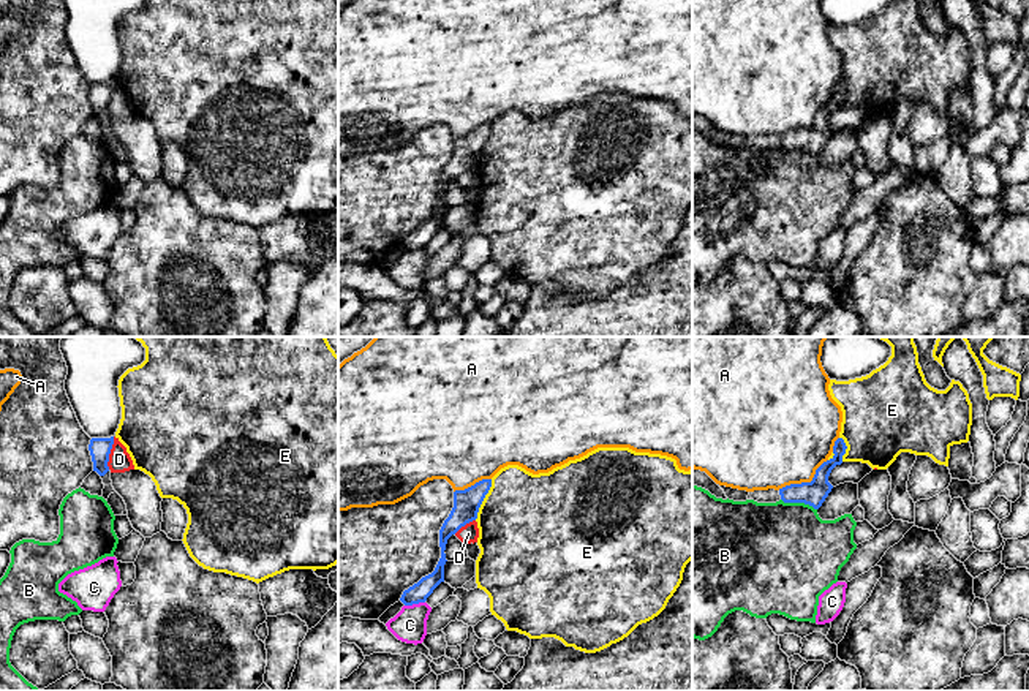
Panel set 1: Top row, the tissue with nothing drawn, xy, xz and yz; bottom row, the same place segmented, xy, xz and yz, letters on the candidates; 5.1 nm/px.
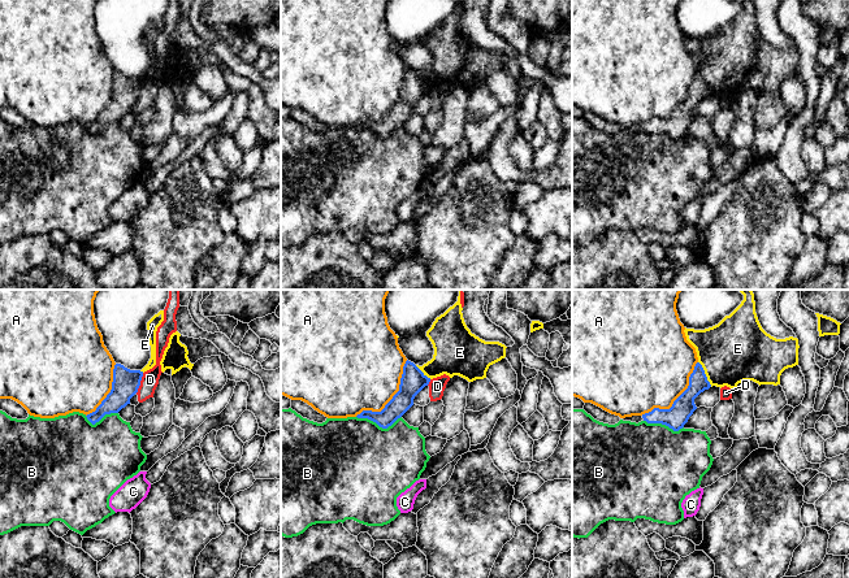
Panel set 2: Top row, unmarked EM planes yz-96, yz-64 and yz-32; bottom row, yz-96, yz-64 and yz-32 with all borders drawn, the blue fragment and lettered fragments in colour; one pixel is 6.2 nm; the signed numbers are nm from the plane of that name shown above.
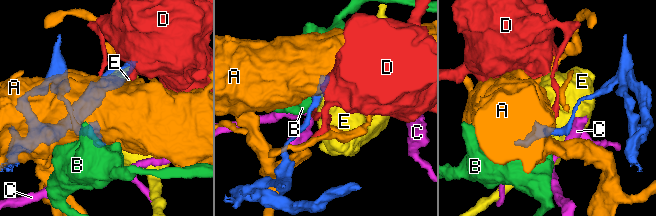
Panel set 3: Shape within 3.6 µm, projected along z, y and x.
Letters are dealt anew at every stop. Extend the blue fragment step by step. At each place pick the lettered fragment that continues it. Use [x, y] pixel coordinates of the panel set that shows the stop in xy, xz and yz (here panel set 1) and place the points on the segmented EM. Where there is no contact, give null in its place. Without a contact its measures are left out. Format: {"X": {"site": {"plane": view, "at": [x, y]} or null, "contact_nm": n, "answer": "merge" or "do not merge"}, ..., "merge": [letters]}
{"A": {"site": {"plane": "yz", "at": [805, 483]}, "contact_nm": 300, "answer": "do not merge"}, "B": {"site": {"plane": "yz", "at": [799, 502]}, "contact_nm": 190, "answer": "do not merge"}, "C": {"site": {"plane": "xz", "at": [414, 603]}, "contact_nm": 110, "answer": "do not merge"}, "D": {"site": {"plane": "xy", "at": [109, 453]}, "contact_nm": 170, "answer": "do not merge"}, "E": {"site": {"plane": "xz", "at": [482, 500]}, "contact_nm": 220, "answer": "do not merge"}, "merge": []}

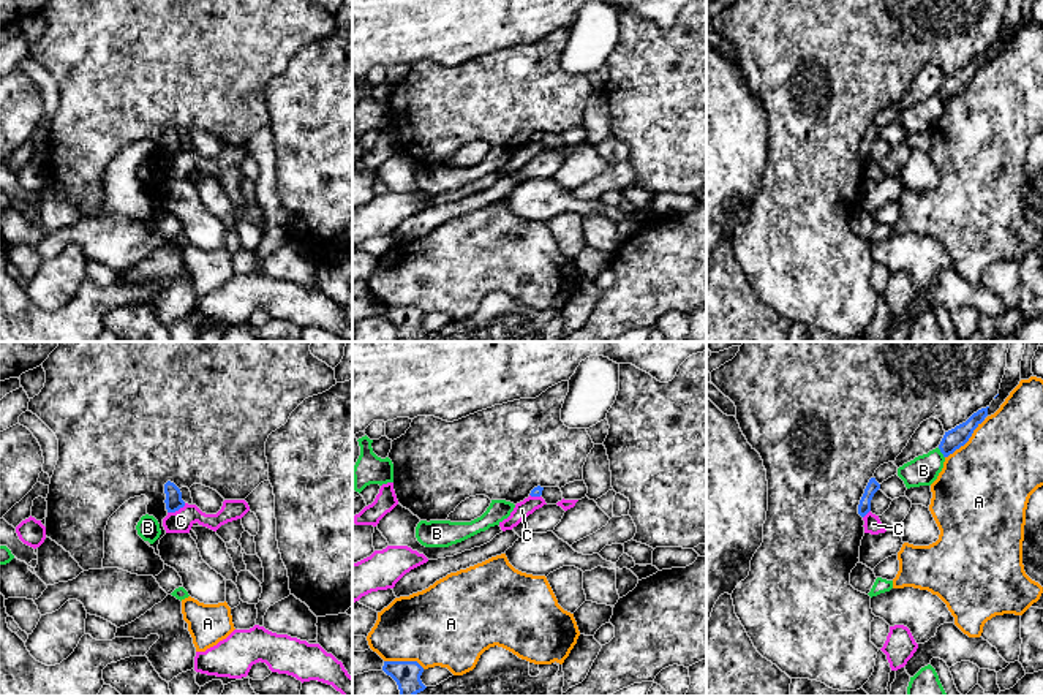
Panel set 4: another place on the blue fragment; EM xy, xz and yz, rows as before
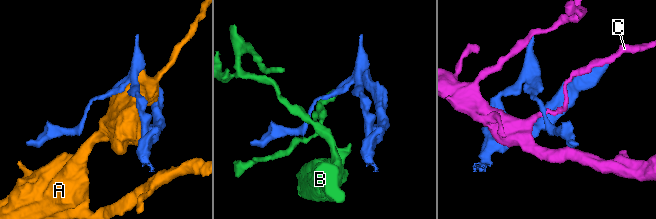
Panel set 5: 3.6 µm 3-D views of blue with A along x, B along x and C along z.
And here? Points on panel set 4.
{"A": {"site": {"plane": "yz", "at": [966, 442]}, "contact_nm": 280, "answer": "do not merge"}, "B": {"site": {"plane": "yz", "at": [941, 451]}, "contact_nm": 70, "answer": "do not merge"}, "C": {"site": {"plane": "xy", "at": [176, 510]}, "contact_nm": 110, "answer": "do not merge"}, "merge": []}

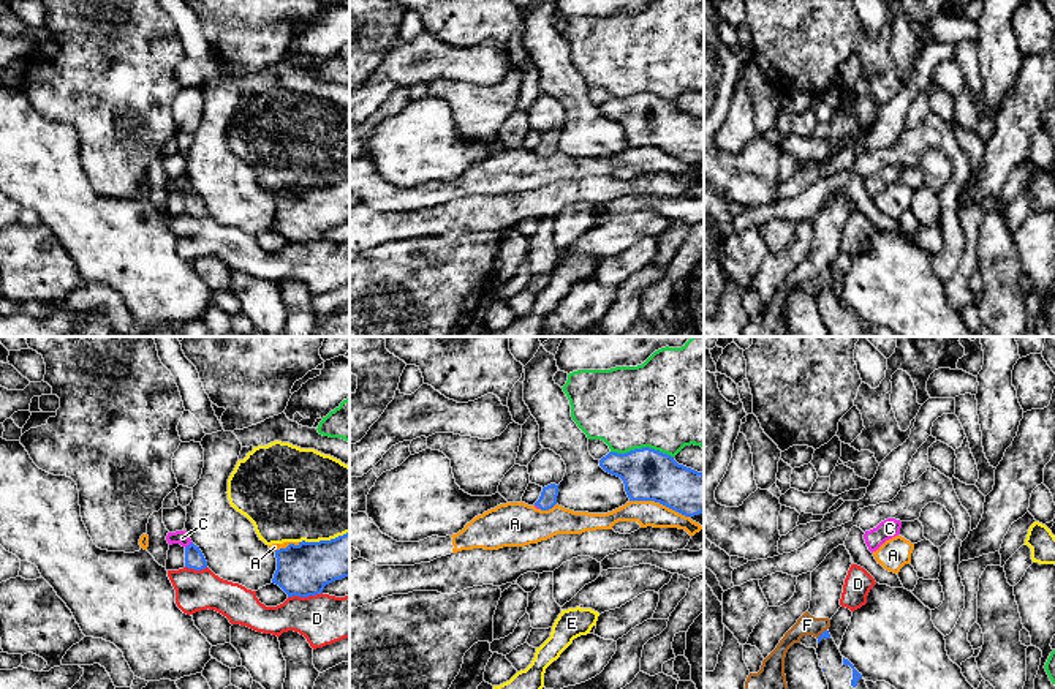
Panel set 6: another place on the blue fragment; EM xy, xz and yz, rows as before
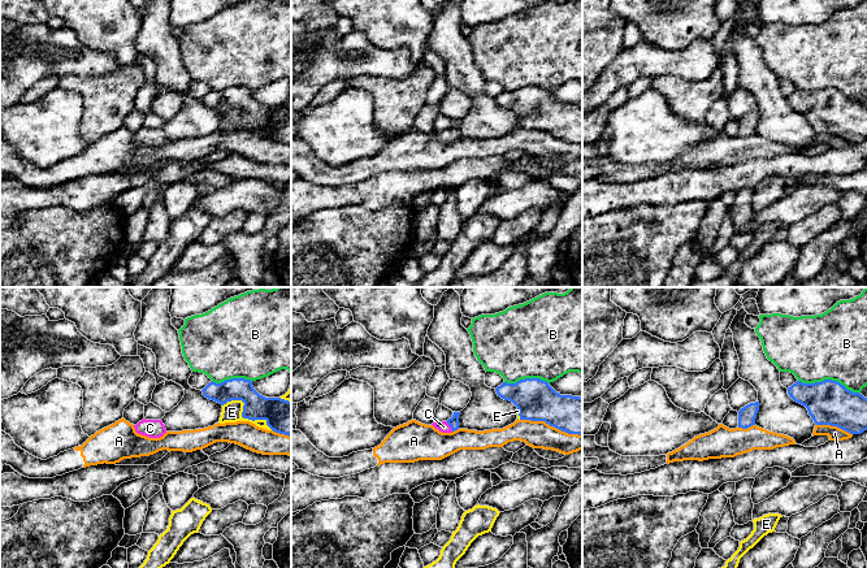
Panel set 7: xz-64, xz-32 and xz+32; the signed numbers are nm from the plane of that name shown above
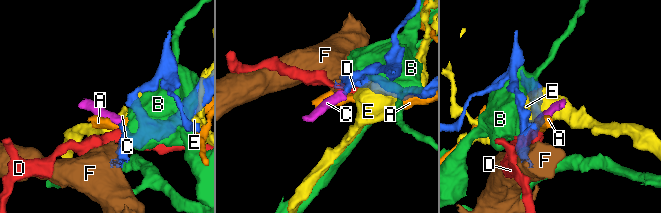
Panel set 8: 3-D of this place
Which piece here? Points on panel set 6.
{"A": {"site": {"plane": "xz", "at": [660, 503]}, "contact_nm": 320, "answer": "do not merge"}, "B": {"site": {"plane": "xz", "at": [642, 448]}, "contact_nm": 320, "answer": "do not merge"}, "C": {"site": {"plane": "xy", "at": [190, 544]}, "contact_nm": 50, "answer": "merge"}, "D": {"site": {"plane": "xy", "at": [304, 596]}, "contact_nm": 180, "answer": "do not merge"}, "E": {"site": {"plane": "xy", "at": [323, 541]}, "contact_nm": 260, "answer": "do not merge"}, "F": {"site": {"plane": "yz", "at": [823, 632]}, "contact_nm": 70, "answer": "do not merge"}, "merge": ["C"]}

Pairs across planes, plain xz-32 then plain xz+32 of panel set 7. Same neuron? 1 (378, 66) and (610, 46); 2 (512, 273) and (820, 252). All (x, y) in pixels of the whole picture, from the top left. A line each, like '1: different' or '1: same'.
1: different
2: same

